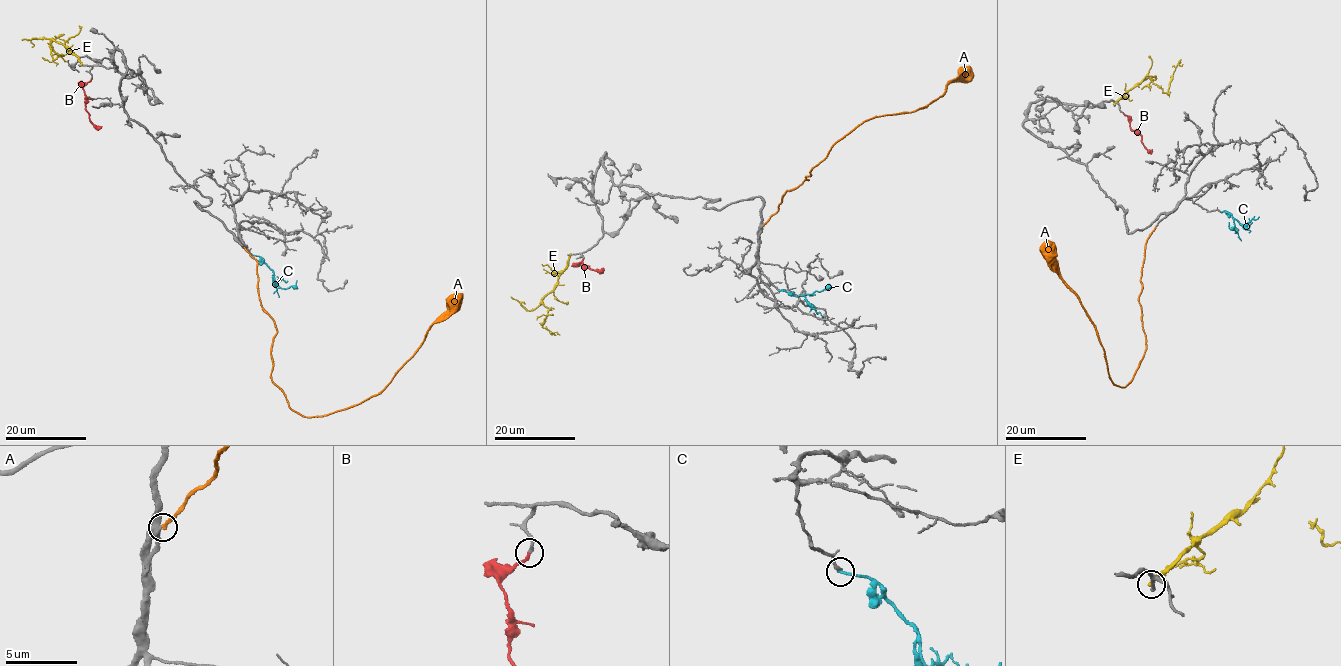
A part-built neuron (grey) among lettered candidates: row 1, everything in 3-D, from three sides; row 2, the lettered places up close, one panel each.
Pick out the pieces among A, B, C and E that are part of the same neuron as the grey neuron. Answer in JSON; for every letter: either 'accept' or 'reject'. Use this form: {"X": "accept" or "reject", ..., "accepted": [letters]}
{"A": "accept", "B": "accept", "C": "reject", "E": "reject", "accepted": ["A", "B"]}

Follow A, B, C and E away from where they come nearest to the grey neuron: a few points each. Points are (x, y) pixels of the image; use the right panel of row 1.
A: (1156, 226), (1147, 239), (1140, 283), (1144, 355), (1122, 387), (1112, 382), (1095, 327), (1044, 241)
B: (1123, 113), (1147, 152)
C: (1222, 212), (1231, 215), (1237, 231), (1235, 233), (1228, 222)
E: (1113, 104), (1146, 78), (1165, 92), (1177, 65), (1183, 64)

